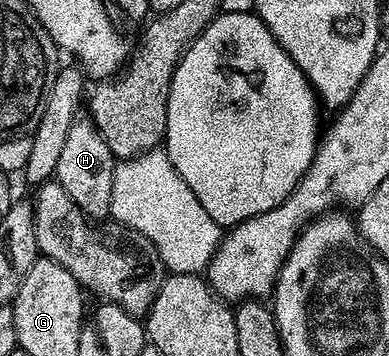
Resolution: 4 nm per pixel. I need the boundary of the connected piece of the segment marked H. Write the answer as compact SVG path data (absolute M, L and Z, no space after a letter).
M77 119L66 136L54 179L66 191L66 195L74 199L85 217L104 219L109 216L112 208L114 169L117 164L117 158L112 156L106 139L102 139L102 135L96 130L96 124L91 119Z

